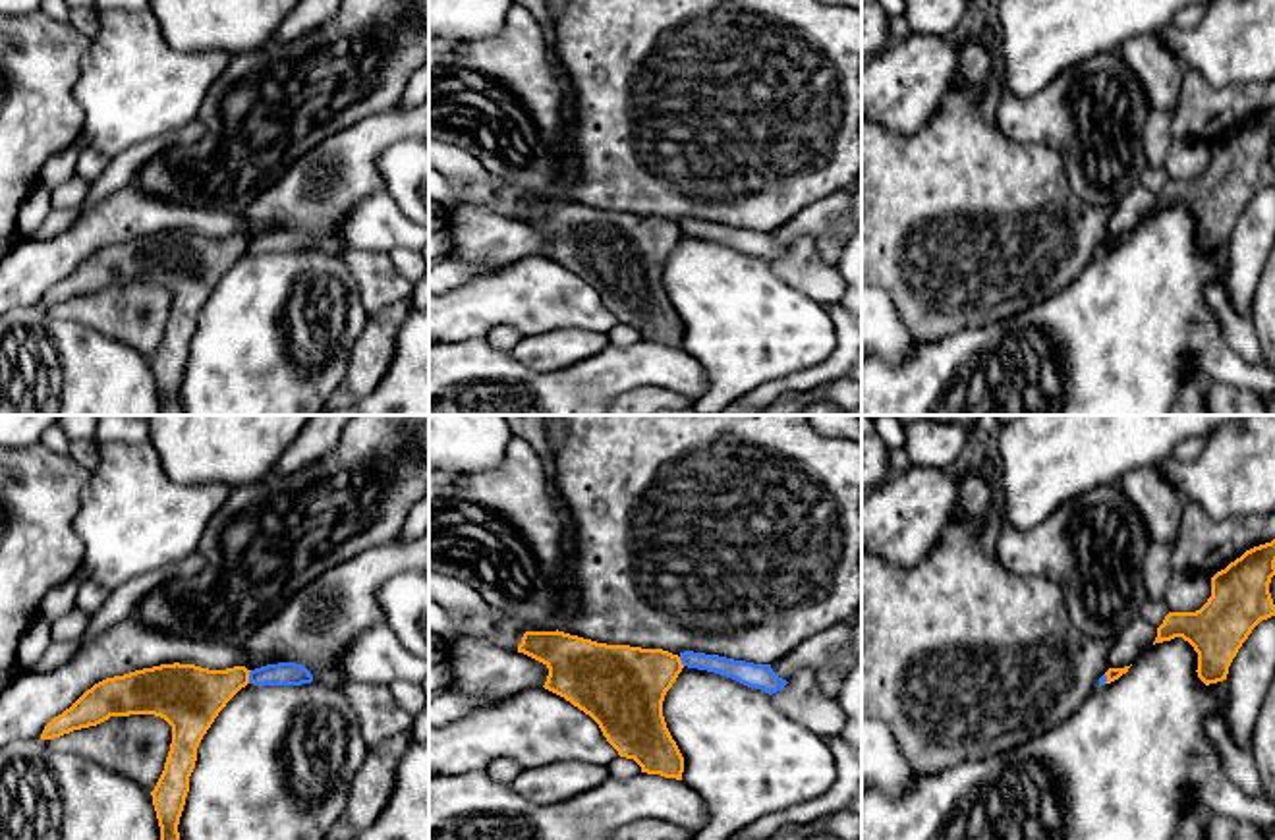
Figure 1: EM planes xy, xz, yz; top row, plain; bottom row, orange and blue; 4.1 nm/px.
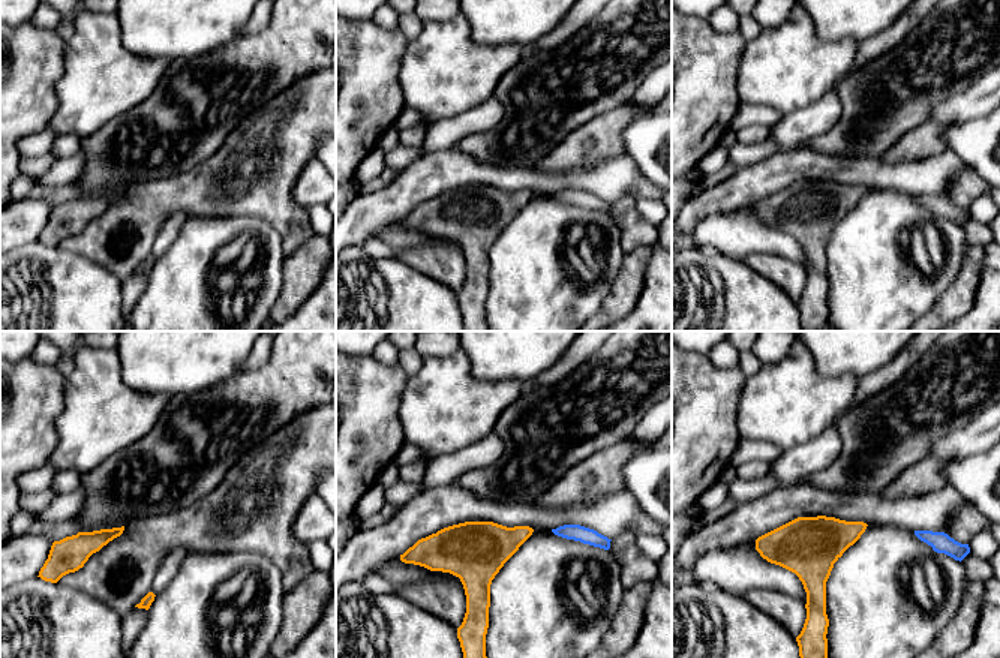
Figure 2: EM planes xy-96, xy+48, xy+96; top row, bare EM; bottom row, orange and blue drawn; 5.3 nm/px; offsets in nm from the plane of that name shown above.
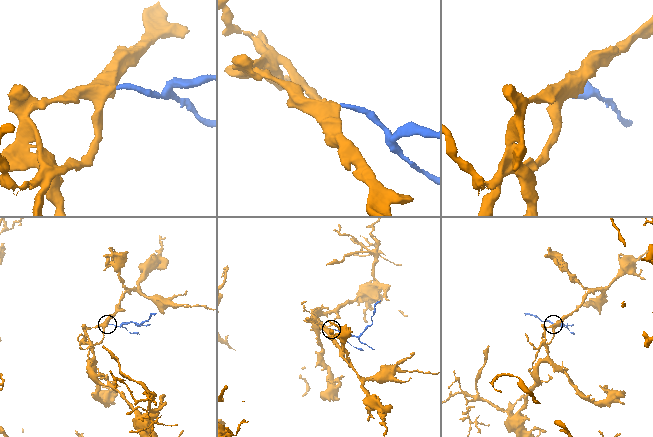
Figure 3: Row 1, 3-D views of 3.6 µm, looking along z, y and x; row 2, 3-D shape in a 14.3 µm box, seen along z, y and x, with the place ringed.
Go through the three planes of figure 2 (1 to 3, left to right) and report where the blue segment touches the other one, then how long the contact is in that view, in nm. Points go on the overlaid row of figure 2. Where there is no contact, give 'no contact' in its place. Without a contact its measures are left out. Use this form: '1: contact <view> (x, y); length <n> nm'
1: no contact
2: no contact
3: no contact

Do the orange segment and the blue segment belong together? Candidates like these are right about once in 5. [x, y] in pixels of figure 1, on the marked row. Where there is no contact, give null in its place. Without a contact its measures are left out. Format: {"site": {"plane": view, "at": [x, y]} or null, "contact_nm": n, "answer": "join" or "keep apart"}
{"site": {"plane": "xy", "at": [248, 676]}, "contact_nm": 60, "answer": "keep apart"}

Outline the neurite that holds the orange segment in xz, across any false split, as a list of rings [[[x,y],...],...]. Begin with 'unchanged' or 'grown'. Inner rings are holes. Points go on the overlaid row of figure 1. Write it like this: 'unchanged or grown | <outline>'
unchanged | [[[558,630],[525,631],[518,653],[549,668],[543,687],[589,714],[620,757],[634,759],[641,772],[682,780],[684,757],[663,716],[665,695],[684,668],[678,655],[663,649],[597,643]]]

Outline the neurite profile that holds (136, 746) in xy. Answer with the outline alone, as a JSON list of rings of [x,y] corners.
[[[155,714],[108,720],[44,740],[56,751],[71,751],[153,792],[170,751],[172,726]]]

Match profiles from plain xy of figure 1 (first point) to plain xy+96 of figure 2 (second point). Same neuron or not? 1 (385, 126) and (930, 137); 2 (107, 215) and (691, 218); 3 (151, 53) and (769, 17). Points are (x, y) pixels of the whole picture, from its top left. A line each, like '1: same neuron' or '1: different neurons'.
1: same neuron
2: same neuron
3: different neurons

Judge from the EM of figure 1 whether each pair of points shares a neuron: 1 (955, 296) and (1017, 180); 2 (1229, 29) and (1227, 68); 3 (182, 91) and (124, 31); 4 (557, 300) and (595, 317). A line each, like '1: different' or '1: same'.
1: same
2: same
3: same
4: same

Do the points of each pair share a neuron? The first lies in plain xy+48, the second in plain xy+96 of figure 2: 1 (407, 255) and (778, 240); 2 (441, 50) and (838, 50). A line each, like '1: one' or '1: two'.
1: two
2: one

